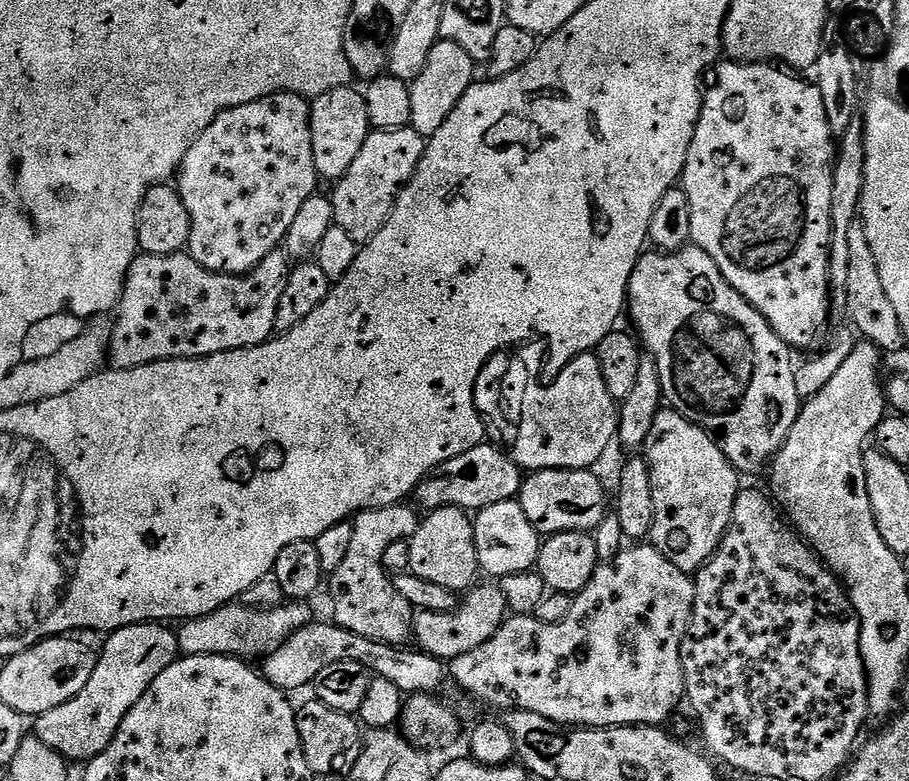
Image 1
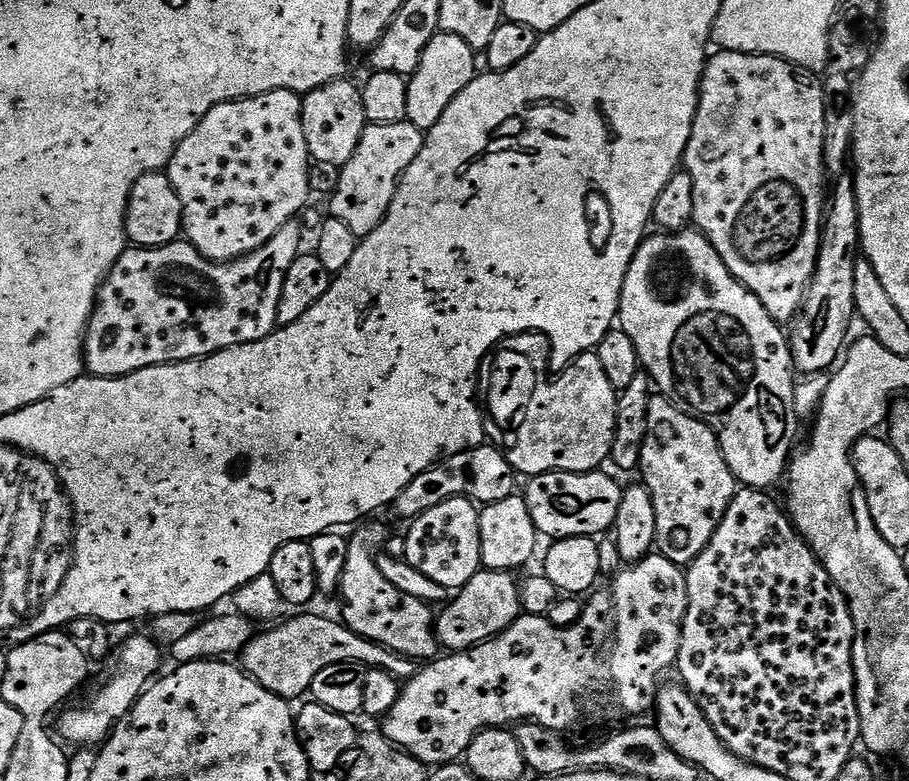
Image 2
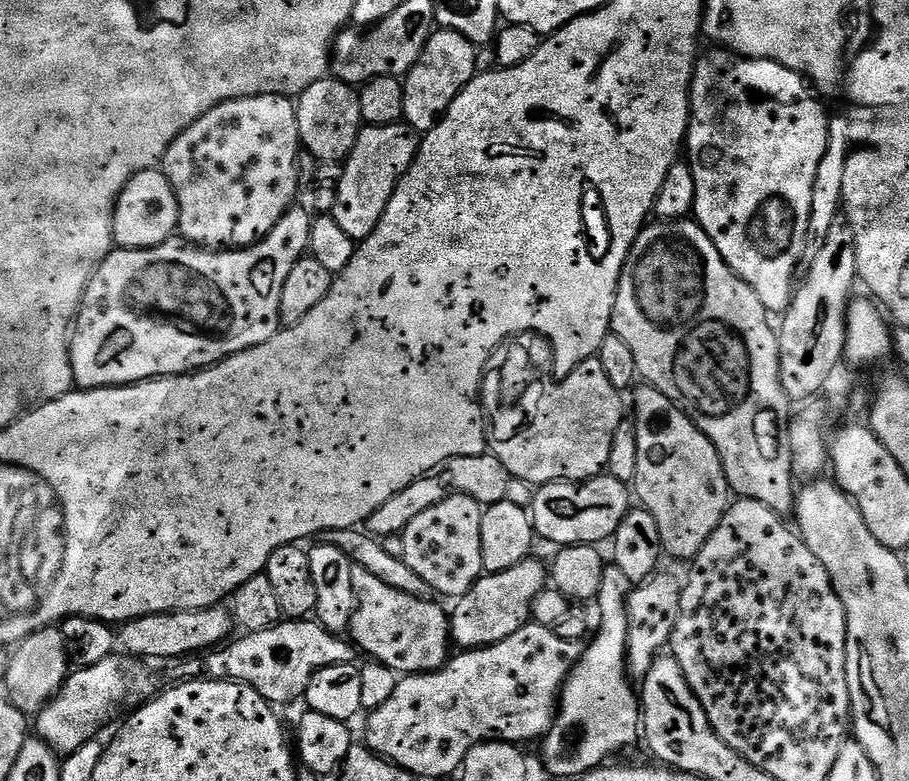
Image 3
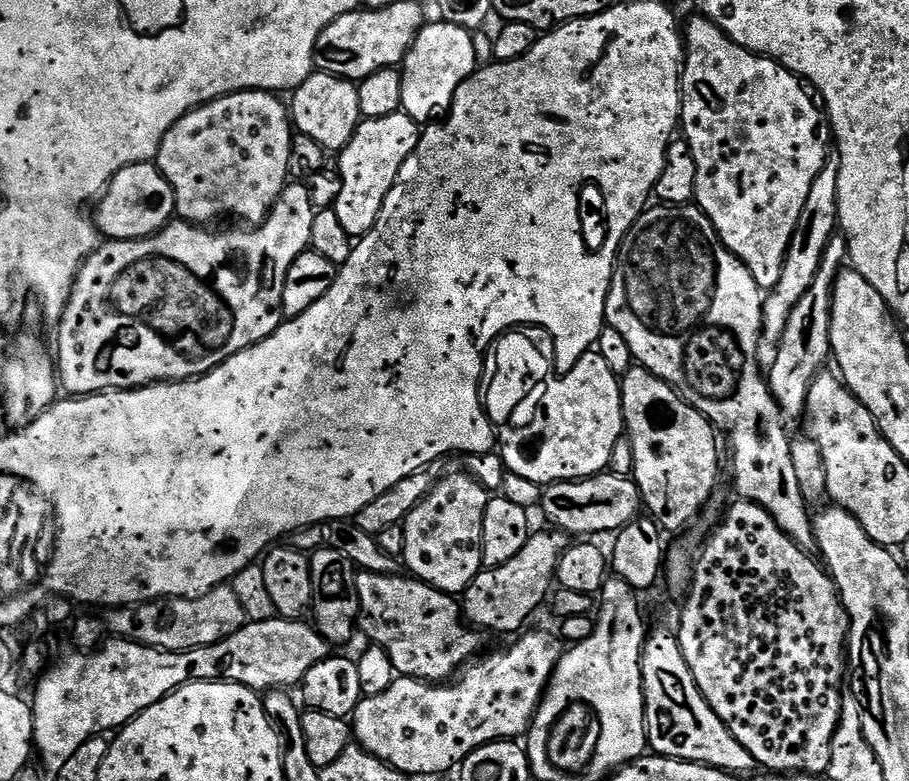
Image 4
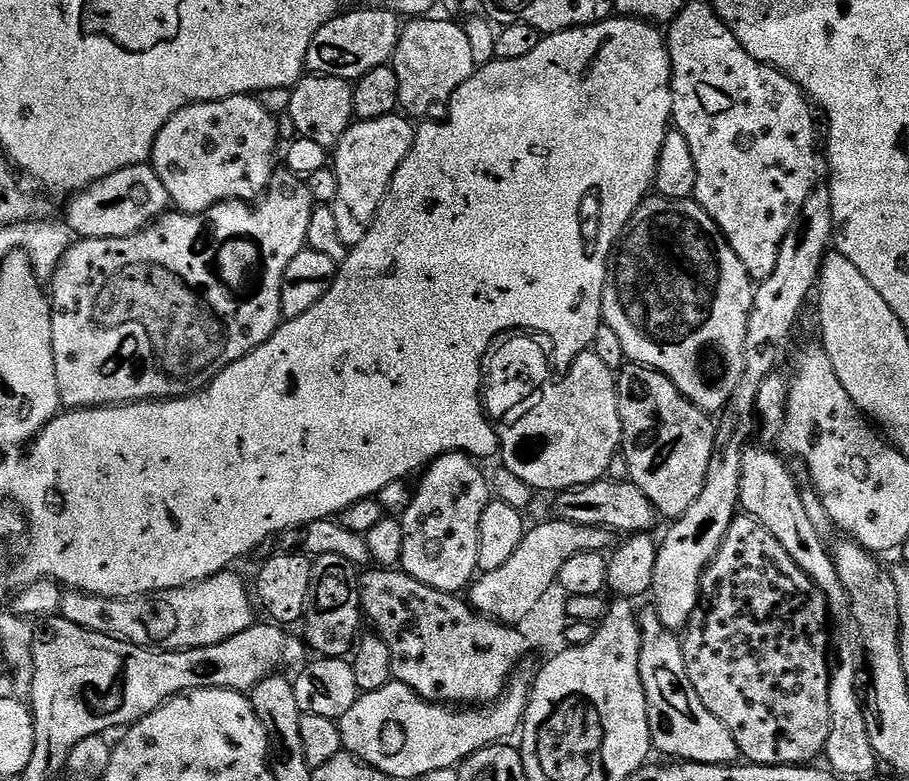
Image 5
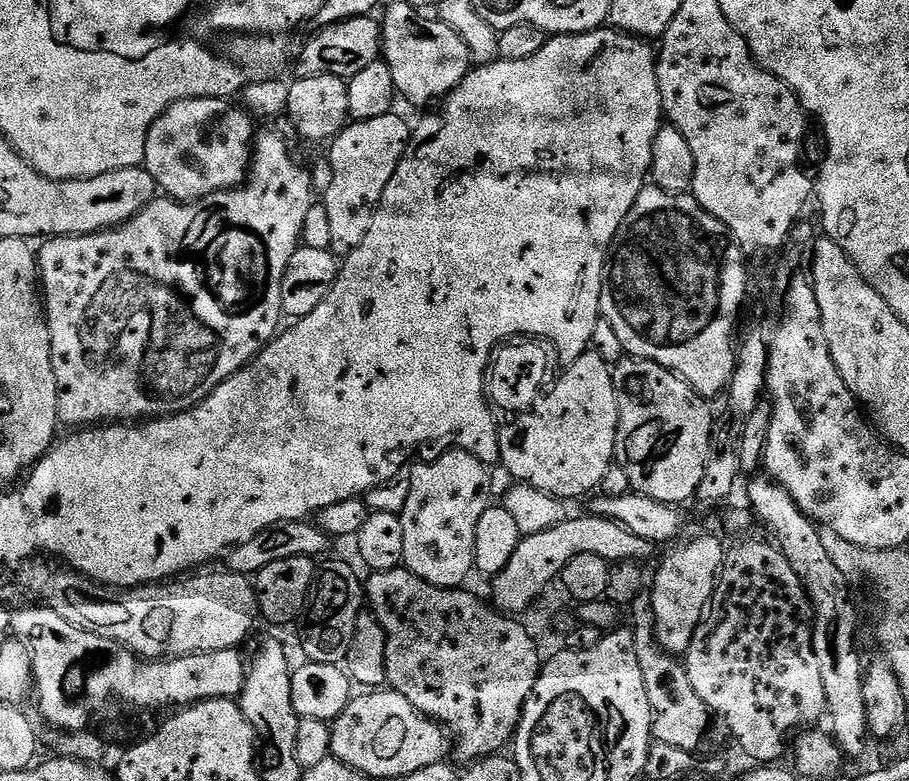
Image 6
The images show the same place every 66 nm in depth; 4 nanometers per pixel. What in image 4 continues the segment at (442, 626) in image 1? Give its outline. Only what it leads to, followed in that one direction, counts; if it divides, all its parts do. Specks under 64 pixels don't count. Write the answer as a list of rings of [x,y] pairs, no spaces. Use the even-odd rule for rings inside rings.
[[[559,530],[547,531],[533,531],[526,546],[522,546],[510,562],[497,568],[484,568],[478,573],[472,585],[462,593],[462,615],[469,625],[480,630],[489,628],[492,632],[519,633],[525,627],[523,624],[539,610],[540,603],[549,599],[556,567],[570,540]]]

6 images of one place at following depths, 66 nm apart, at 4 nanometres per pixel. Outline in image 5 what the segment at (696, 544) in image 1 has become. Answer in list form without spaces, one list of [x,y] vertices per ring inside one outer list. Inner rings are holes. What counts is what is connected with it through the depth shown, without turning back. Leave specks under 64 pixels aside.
[[[625,363],[616,377],[616,393],[628,480],[650,498],[661,517],[686,514],[706,482],[706,466],[710,466],[716,437],[713,417],[690,403],[670,378],[644,364]]]

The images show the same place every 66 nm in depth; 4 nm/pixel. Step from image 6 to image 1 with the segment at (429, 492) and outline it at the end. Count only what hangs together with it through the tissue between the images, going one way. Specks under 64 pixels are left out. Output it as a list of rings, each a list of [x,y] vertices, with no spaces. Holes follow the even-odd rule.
[[[431,509],[421,519],[418,530],[408,541],[410,548],[409,569],[418,578],[426,578],[426,582],[446,586],[457,594],[471,589],[477,583],[476,572],[478,573],[473,523],[473,517],[465,509]]]

